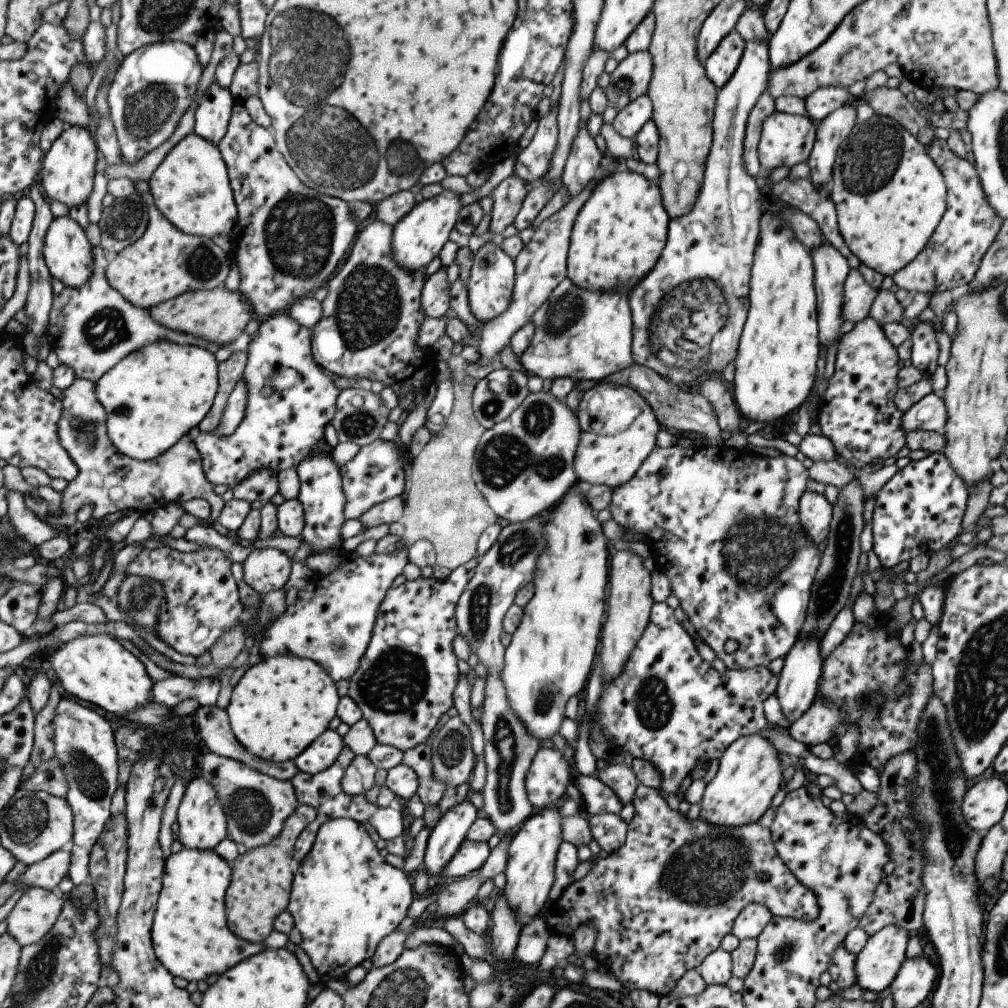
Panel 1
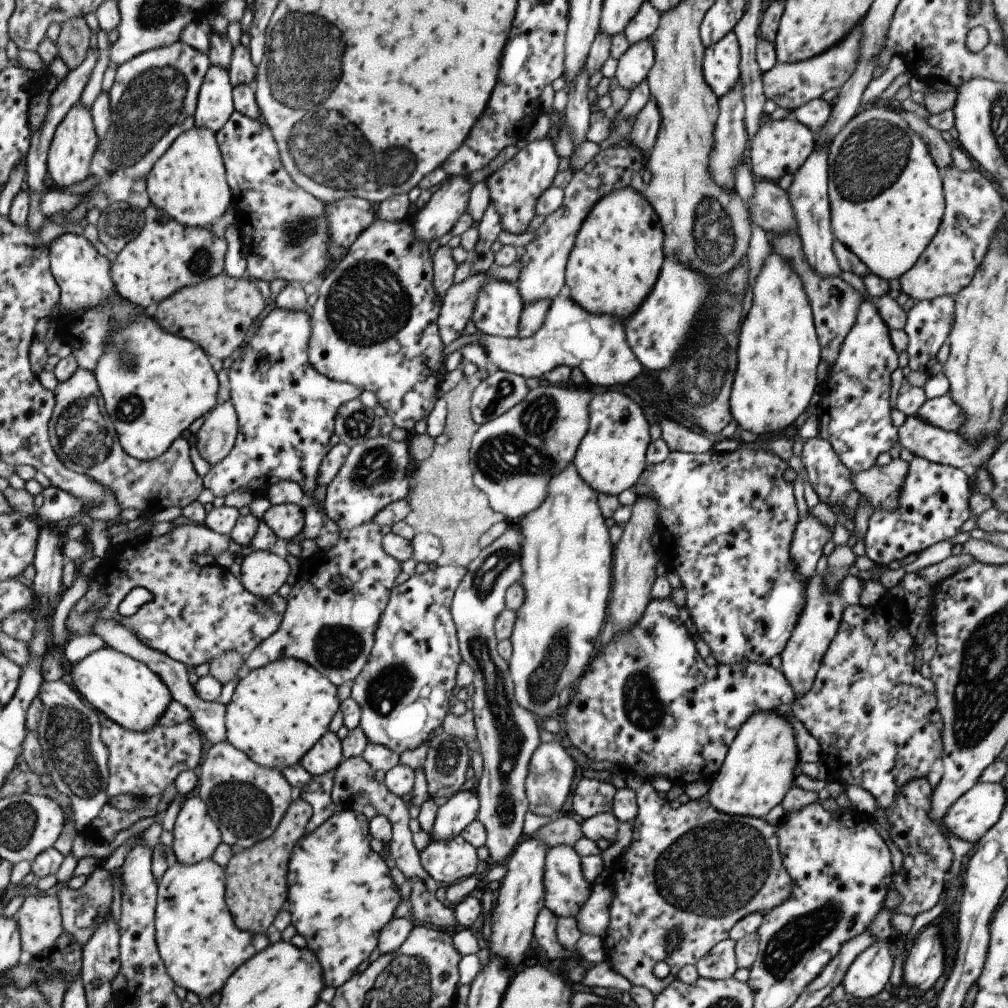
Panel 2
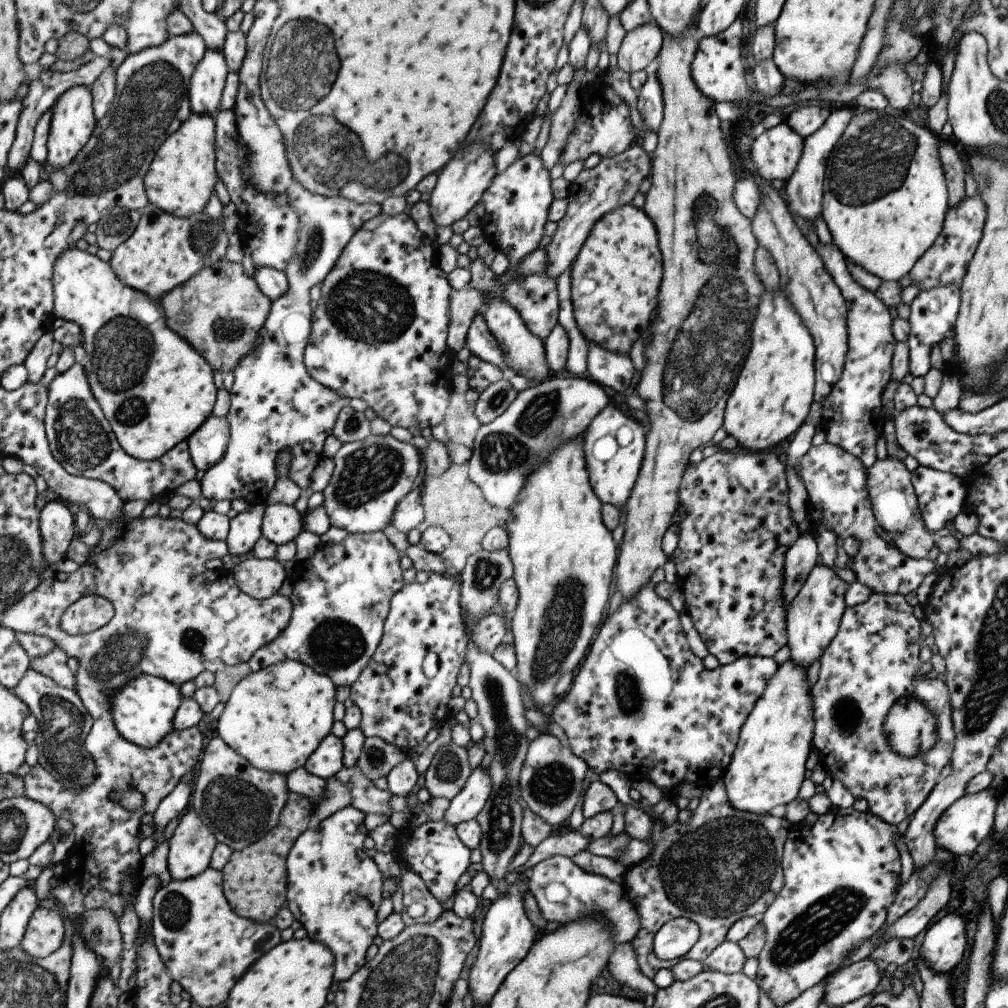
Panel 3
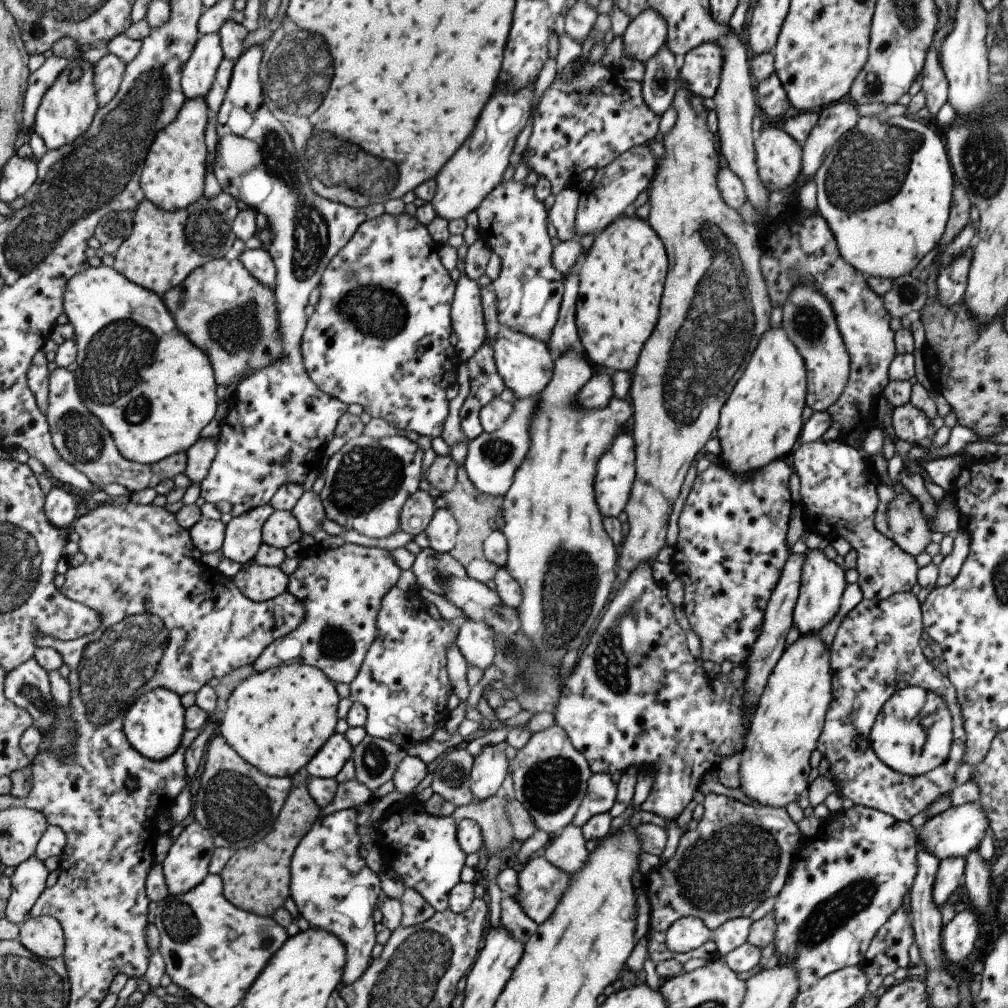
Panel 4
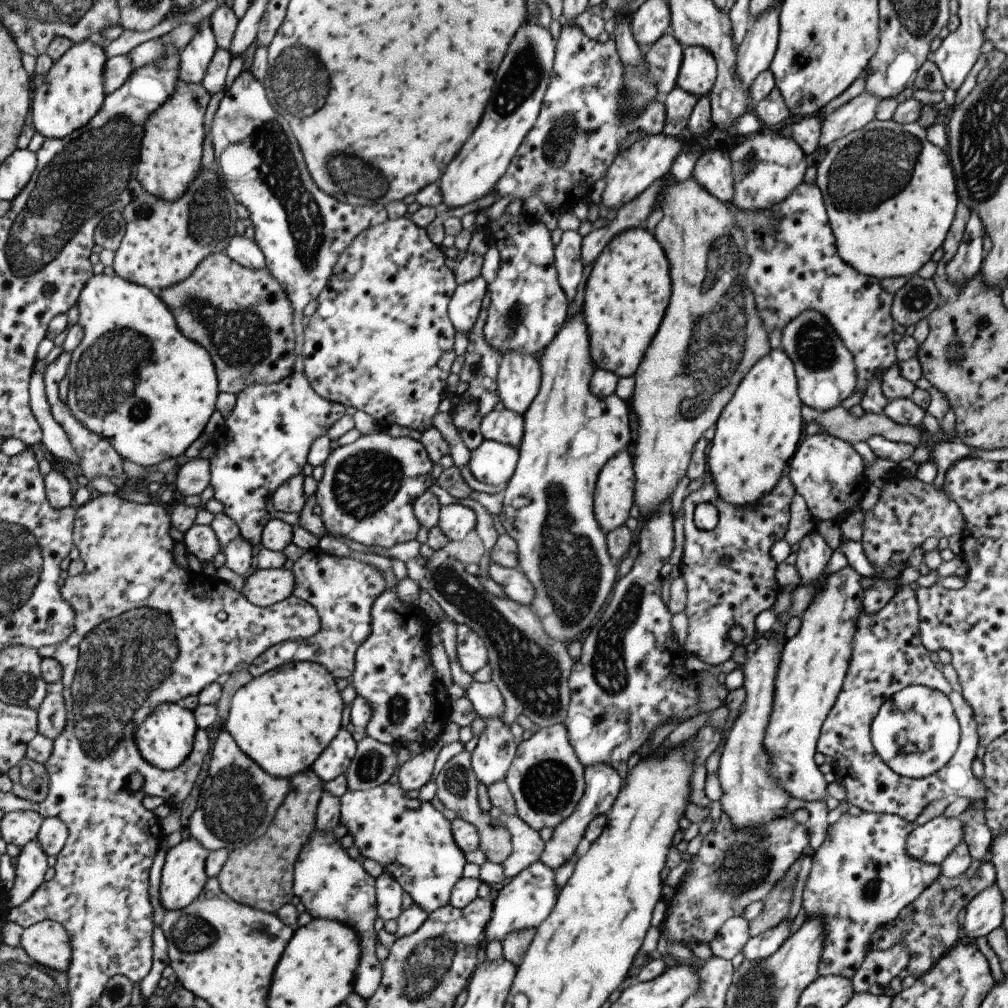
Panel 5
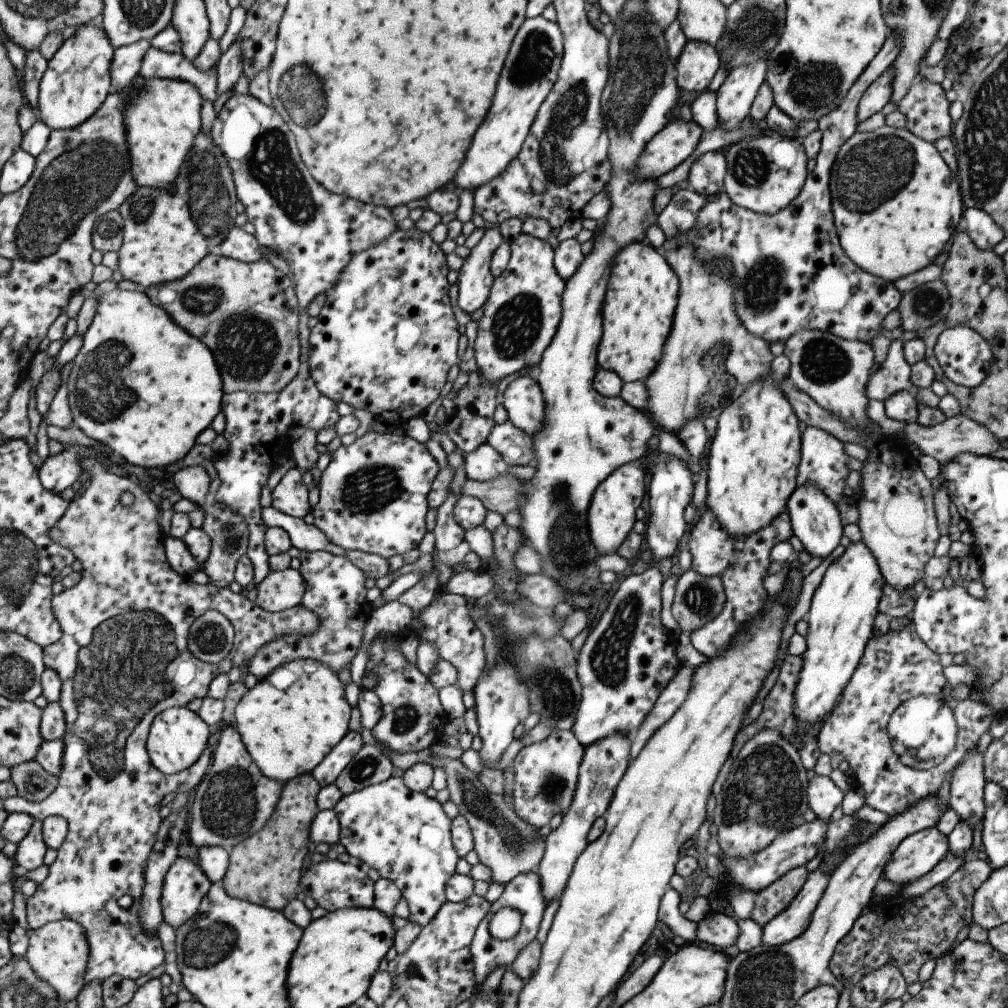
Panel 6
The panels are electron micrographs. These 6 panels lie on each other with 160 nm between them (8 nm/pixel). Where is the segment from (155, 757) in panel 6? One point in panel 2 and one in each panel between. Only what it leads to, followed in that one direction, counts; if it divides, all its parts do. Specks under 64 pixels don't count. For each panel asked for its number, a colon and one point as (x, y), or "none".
2: (124, 689)
3: (144, 711)
4: (155, 724)
5: (166, 738)

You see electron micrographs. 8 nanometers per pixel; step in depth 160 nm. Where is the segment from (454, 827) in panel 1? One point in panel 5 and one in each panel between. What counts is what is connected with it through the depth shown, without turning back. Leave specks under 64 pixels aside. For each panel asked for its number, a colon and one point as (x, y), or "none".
2: (461, 808)
3: (464, 806)
4: (489, 767)
5: (490, 759)

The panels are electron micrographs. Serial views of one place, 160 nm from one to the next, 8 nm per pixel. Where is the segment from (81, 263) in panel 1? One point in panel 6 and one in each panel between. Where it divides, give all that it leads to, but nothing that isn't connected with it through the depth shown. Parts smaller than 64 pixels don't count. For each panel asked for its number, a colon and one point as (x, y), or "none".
2: (84, 276)
3: (169, 393)
4: (122, 328)
5: (137, 379)
6: (152, 415)

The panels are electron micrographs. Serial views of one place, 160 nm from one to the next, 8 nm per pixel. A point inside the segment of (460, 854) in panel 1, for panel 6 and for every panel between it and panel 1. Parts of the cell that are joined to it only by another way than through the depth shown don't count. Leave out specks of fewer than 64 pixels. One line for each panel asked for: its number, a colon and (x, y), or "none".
2: (447, 862)
3: (432, 850)
4: (425, 856)
5: (412, 842)
6: (404, 835)

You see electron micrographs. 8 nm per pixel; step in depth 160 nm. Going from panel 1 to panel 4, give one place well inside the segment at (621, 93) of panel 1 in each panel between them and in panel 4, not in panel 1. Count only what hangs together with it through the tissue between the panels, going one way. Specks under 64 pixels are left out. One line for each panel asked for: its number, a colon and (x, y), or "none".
2: (632, 67)
3: (639, 46)
4: (645, 34)

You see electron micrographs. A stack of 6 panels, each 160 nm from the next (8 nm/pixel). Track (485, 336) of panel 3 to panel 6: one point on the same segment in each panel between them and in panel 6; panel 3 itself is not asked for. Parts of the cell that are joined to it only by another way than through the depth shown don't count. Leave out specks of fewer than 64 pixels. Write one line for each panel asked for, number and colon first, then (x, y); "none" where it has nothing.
4: (466, 319)
5: (465, 303)
6: (474, 280)

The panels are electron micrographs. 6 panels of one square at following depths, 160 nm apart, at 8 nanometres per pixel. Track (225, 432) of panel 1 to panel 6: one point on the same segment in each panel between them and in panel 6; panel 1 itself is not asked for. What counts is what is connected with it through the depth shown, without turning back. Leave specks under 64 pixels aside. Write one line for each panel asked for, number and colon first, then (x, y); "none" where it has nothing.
2: (218, 432)
3: (208, 445)
4: (201, 456)
5: (194, 477)
6: (193, 483)

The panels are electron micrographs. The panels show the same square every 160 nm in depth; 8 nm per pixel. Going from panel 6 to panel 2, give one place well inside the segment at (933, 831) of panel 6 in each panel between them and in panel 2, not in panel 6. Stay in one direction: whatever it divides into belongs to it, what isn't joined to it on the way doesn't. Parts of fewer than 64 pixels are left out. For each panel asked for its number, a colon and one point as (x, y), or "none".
2: (979, 808)
3: (965, 823)
4: (955, 831)
5: (930, 843)

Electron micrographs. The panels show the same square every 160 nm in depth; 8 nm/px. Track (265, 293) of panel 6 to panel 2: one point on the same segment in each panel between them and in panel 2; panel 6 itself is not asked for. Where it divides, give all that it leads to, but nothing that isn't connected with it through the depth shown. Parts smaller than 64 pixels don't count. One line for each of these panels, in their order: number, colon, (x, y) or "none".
2: (215, 314)
3: (220, 310)
4: (221, 307)
5: (243, 317)

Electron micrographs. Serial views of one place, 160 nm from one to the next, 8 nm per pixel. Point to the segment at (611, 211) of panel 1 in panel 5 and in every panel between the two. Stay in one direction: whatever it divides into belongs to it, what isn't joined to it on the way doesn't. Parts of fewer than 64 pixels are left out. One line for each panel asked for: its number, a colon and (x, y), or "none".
2: (617, 252)
3: (614, 280)
4: (620, 278)
5: (627, 290)

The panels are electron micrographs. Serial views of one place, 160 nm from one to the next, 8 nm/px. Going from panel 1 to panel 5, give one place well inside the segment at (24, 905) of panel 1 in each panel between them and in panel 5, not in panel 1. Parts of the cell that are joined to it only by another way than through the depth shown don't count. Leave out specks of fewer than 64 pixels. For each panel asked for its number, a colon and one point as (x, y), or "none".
2: (40, 920)
3: (46, 933)
4: (45, 936)
5: (48, 943)

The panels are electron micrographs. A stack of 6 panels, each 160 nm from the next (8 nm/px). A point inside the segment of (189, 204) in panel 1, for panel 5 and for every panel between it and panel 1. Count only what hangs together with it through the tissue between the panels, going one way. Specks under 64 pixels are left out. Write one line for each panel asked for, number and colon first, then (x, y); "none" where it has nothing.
2: (189, 182)
3: (182, 177)
4: (173, 177)
5: (172, 147)

